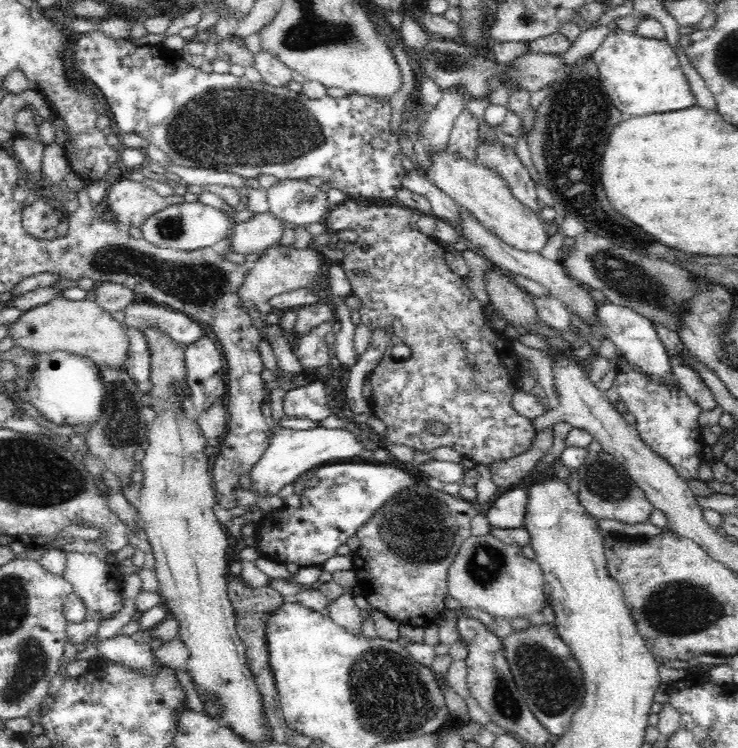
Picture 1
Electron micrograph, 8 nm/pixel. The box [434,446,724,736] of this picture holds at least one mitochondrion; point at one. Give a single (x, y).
(550, 684)

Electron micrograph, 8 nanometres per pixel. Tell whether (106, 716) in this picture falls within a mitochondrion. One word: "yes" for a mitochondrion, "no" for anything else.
no

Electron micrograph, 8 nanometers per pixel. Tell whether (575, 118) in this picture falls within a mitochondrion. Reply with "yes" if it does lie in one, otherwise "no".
yes

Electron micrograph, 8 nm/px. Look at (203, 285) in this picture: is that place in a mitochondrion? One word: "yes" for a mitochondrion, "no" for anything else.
yes

